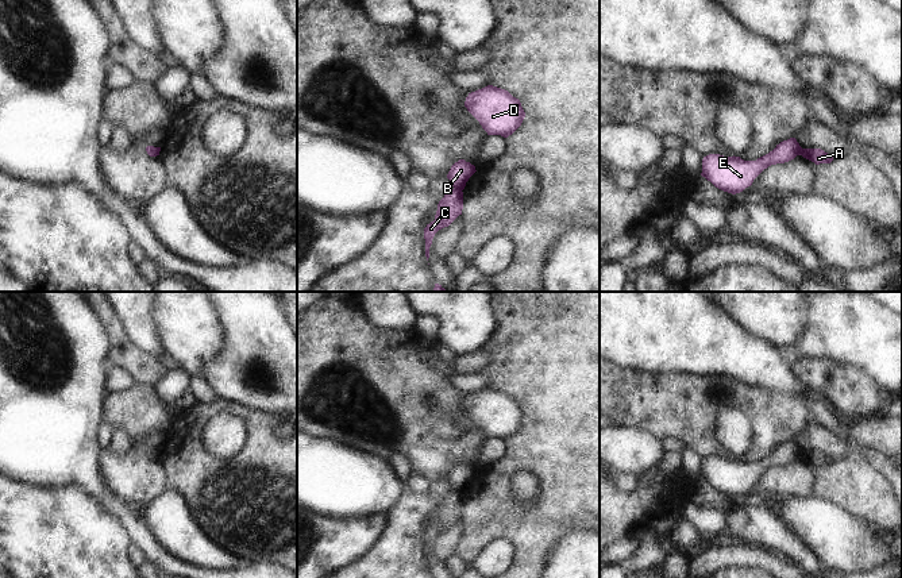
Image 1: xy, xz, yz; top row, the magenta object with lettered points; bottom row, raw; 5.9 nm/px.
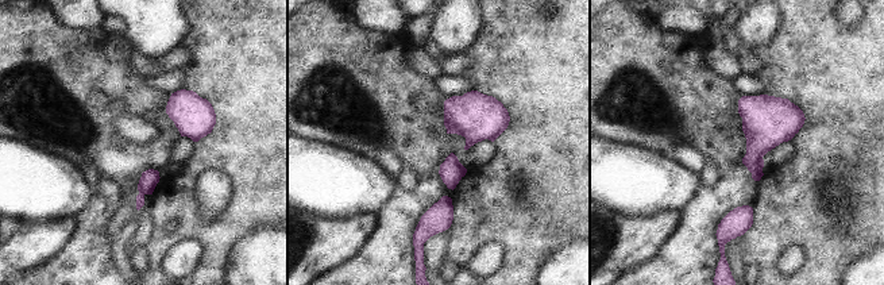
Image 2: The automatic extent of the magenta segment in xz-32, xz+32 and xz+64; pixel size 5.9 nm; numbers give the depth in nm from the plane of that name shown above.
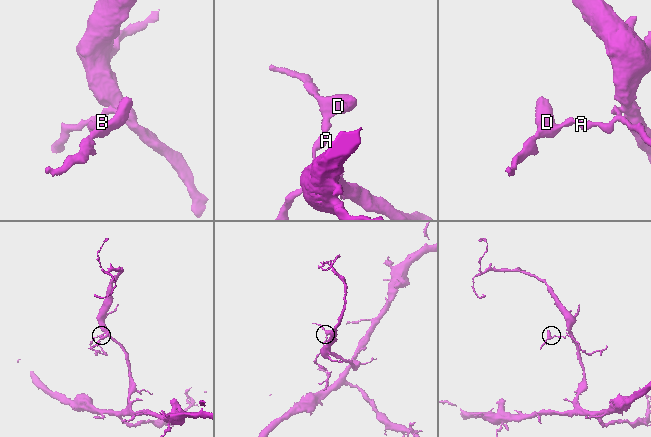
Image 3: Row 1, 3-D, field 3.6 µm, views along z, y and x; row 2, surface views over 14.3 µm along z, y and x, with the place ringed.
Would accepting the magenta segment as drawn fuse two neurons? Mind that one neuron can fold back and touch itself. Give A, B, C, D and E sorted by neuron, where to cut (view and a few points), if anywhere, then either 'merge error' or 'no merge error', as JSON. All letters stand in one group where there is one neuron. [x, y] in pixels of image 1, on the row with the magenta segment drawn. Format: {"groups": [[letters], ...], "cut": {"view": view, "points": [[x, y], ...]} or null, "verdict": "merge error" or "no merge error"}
{"groups": [["A", "C"], ["B", "D", "E"]], "cut": {"view": "xz", "points": [[454, 188], [461, 191]]}, "verdict": "merge error"}

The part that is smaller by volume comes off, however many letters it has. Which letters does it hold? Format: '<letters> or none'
B, D, E.

